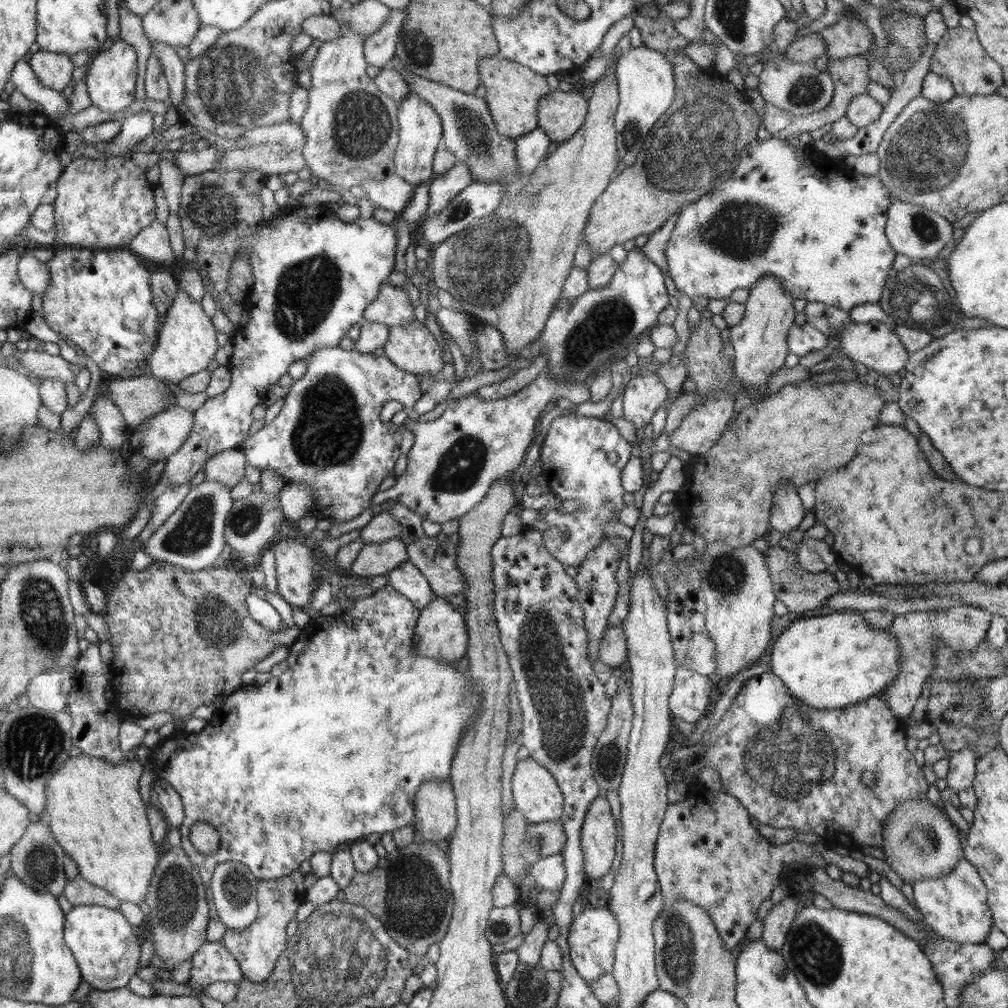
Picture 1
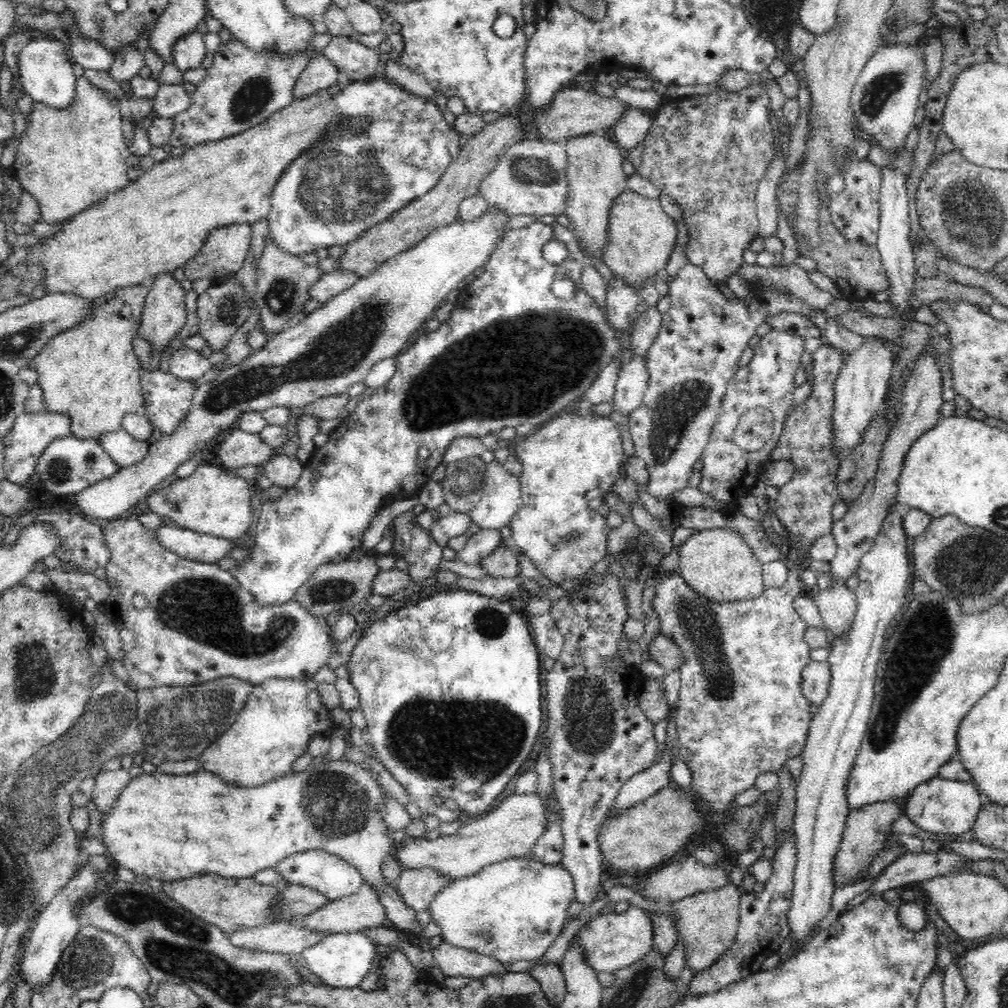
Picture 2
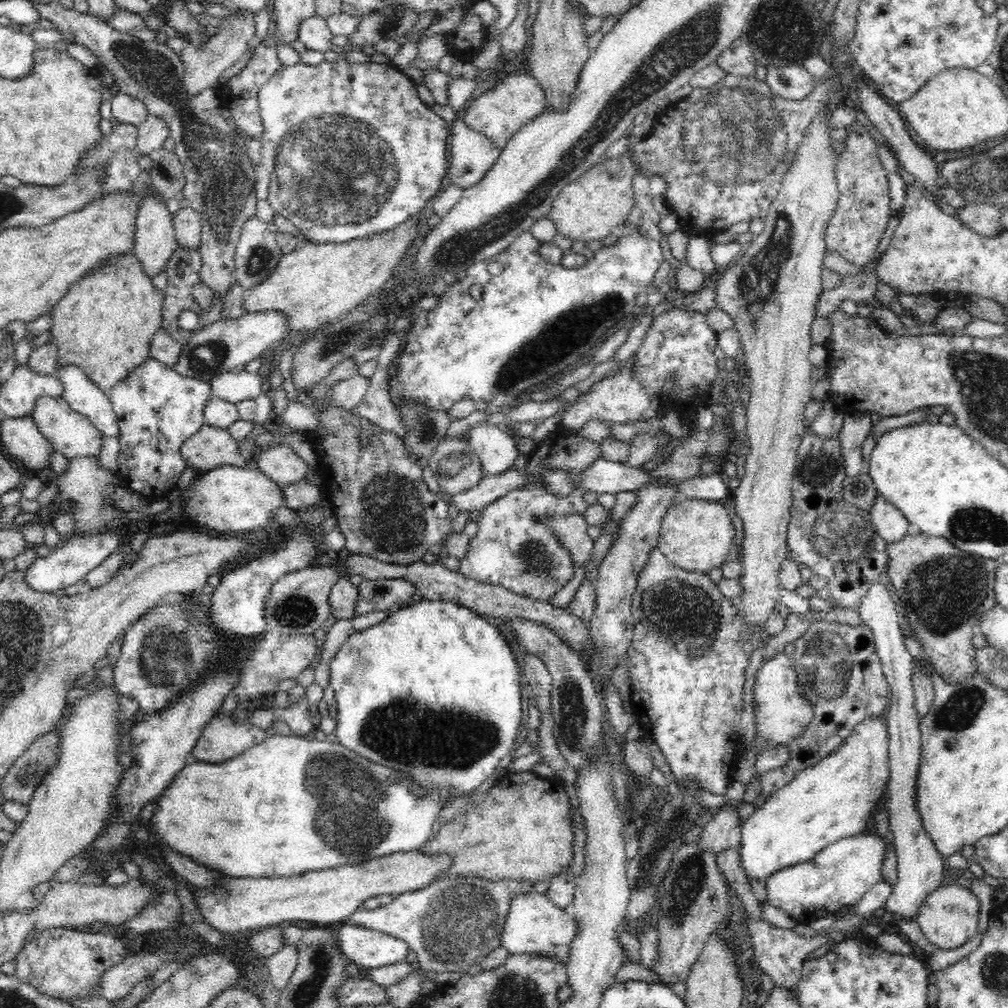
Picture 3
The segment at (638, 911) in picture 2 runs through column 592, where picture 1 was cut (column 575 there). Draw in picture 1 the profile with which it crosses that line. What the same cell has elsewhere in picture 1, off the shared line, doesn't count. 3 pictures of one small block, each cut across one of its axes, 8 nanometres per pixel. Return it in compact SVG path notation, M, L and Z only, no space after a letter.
M595 904L585 906L579 918L575 918L568 933L570 960L578 974L590 984L601 974L608 974L613 970L615 961L615 946L619 939L619 925L615 917L611 917L609 908Z

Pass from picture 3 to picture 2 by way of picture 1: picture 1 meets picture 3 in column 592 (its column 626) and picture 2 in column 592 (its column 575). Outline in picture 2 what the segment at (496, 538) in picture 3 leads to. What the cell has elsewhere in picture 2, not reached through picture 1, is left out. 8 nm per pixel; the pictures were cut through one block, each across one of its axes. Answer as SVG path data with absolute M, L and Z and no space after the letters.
M575 411L564 412L547 421L538 432L530 432L525 437L518 438L513 442L512 449L523 466L518 476L522 500L509 522L518 550L528 556L536 569L552 582L559 583L583 576L608 554L606 544L610 527L598 510L588 509L588 502L598 496L606 496L621 477L620 468L626 456L619 425L609 417L596 413L580 416Z

